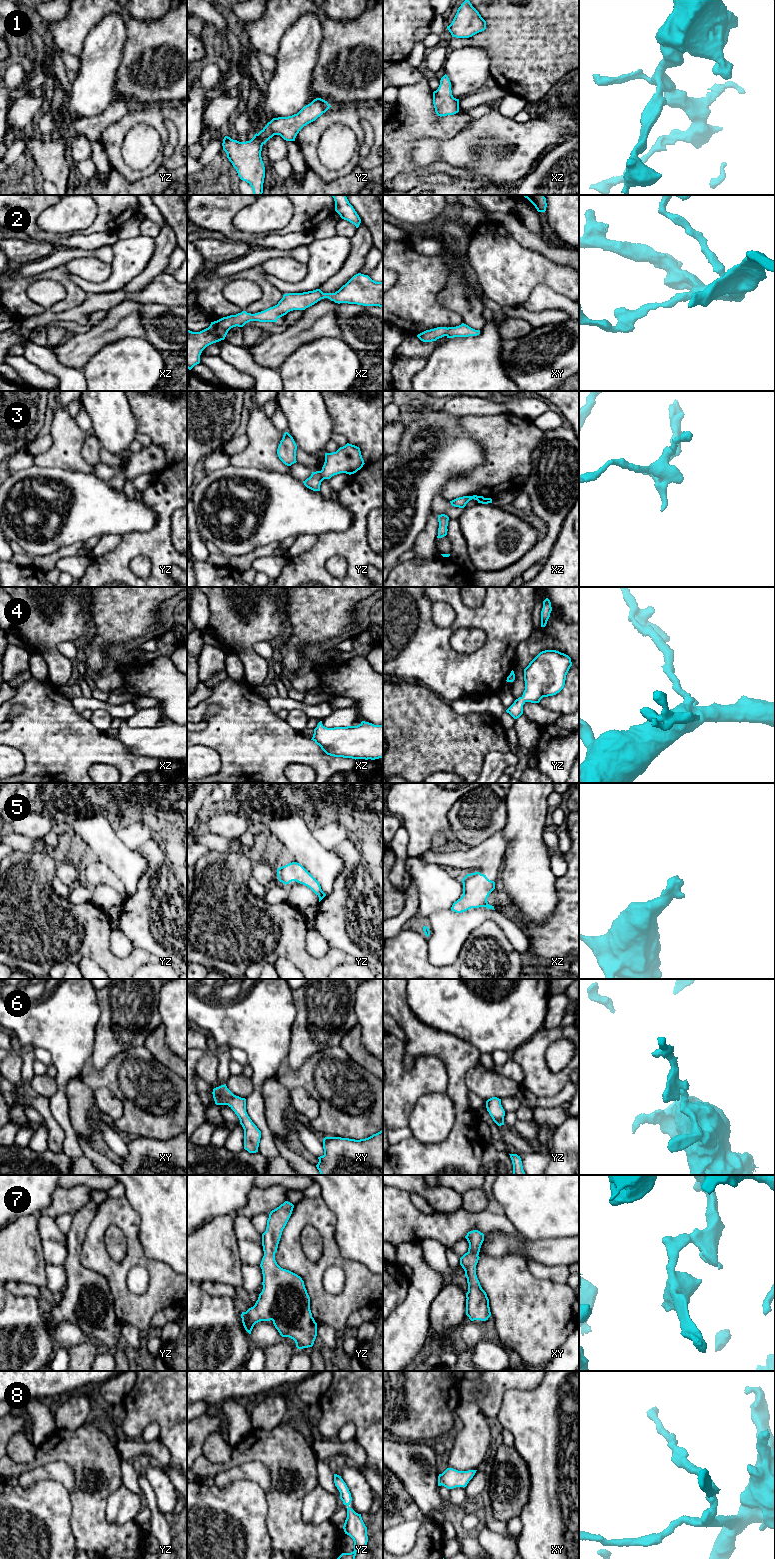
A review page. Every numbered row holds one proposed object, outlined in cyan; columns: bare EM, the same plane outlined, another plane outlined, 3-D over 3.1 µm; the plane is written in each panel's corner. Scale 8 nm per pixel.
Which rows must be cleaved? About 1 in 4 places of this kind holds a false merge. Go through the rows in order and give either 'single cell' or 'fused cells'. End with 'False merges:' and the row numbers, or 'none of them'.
1: single cell
2: single cell
3: single cell
4: single cell
5: single cell
6: single cell
7: single cell
8: single cell
False merges: none of them

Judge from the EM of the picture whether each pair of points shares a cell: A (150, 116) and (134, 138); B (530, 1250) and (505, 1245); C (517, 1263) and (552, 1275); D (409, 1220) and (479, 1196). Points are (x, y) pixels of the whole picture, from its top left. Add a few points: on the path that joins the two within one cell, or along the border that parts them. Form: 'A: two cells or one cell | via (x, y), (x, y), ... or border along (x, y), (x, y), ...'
A: two cells | border along (157, 129), (139, 122), (125, 136)
B: one cell | via (524, 1247), (511, 1245)
C: two cells | border along (526, 1260), (528, 1268), (537, 1277), (549, 1280)
D: two cells | border along (461, 1208), (470, 1212), (481, 1212), (486, 1208)

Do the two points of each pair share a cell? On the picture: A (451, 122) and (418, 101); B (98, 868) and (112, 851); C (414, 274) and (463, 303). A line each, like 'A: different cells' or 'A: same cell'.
A: same cell
B: different cells
C: different cells

